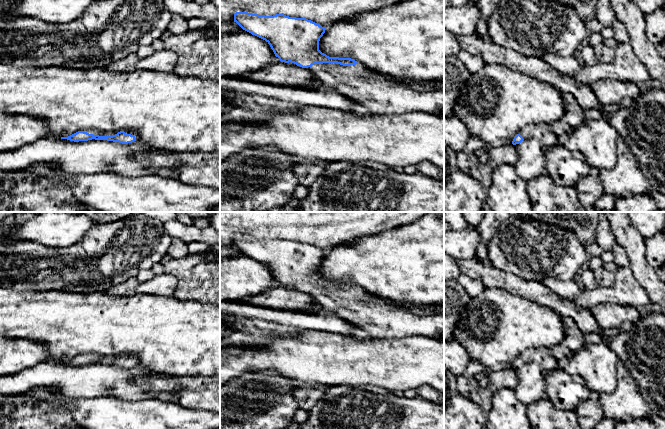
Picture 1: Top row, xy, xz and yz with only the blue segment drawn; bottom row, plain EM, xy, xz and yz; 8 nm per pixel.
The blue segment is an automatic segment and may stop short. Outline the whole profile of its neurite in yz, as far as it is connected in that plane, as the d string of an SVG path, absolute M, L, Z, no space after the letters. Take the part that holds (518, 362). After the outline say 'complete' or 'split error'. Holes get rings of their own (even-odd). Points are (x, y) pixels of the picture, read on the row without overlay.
M539 347L525 350L514 361L512 368L521 367L524 363L536 362L542 369L552 371L557 367L557 359L554 357L551 348Z; split error

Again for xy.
M95 354L78 355L68 361L61 361L61 363L67 363L74 366L88 365L88 364L107 364L113 366L119 366L122 368L132 367L137 364L137 359L132 355L120 355L120 356L101 356Z; split error

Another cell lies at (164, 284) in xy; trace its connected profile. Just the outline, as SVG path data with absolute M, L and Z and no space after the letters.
M163 272L162 274L155 275L147 282L139 283L136 293L170 297L174 296L177 284L178 281L174 276Z

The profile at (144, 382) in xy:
M144 375L142 377L138 377L134 380L134 383L140 389L148 390L151 387L151 376L150 375Z

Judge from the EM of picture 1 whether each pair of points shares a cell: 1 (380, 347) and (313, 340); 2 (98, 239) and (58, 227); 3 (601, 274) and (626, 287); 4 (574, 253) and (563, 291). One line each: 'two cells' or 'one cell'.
1: one cell
2: two cells
3: two cells
4: two cells

